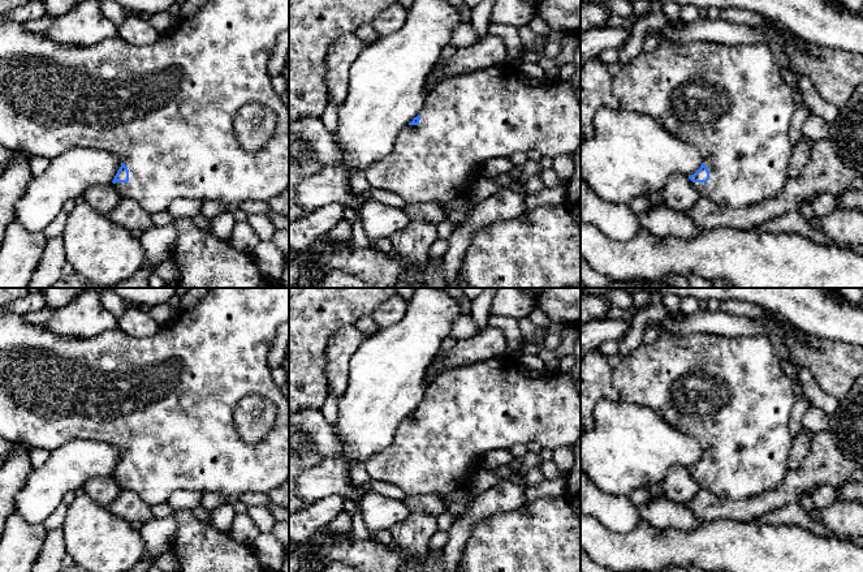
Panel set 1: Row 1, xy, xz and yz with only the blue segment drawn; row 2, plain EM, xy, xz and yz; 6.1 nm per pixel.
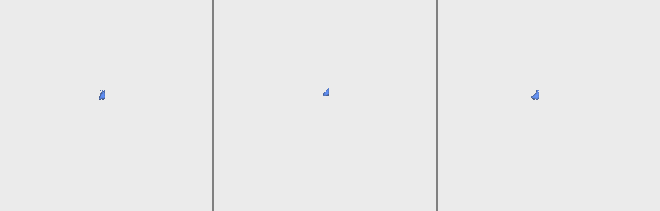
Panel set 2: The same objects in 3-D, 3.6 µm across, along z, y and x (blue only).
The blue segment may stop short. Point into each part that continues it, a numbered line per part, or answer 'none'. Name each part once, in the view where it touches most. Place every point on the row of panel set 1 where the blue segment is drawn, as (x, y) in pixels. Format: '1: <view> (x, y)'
1: xy (167, 111)

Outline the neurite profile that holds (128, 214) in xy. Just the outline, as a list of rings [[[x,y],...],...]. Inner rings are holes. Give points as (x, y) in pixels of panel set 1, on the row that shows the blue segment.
[[[128,198],[122,199],[107,216],[129,231],[147,231],[154,225],[152,215]]]

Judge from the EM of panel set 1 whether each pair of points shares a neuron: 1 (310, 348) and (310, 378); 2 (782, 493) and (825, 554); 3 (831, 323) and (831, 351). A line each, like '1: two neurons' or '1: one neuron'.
1: one neuron
2: two neurons
3: two neurons

